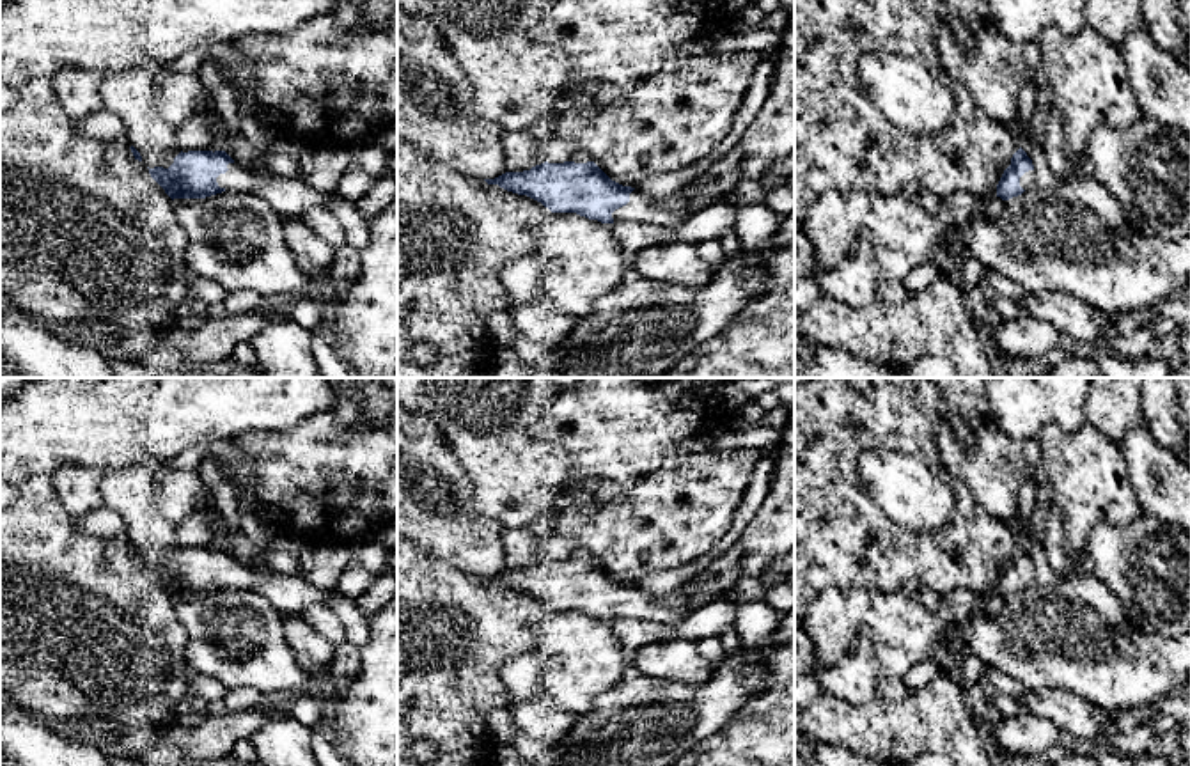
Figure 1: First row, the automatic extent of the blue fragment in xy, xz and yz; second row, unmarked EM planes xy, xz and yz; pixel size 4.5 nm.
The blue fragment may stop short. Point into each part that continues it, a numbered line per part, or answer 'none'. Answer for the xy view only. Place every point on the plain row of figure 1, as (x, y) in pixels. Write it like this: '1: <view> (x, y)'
1: xy (291, 594)

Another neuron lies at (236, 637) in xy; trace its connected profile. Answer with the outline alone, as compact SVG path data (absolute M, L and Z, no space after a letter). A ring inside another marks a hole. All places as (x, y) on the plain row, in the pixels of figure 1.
M225 587L172 601L188 633L190 674L215 677L229 690L252 686L266 699L314 690L312 674L289 647L284 615L264 596Z

